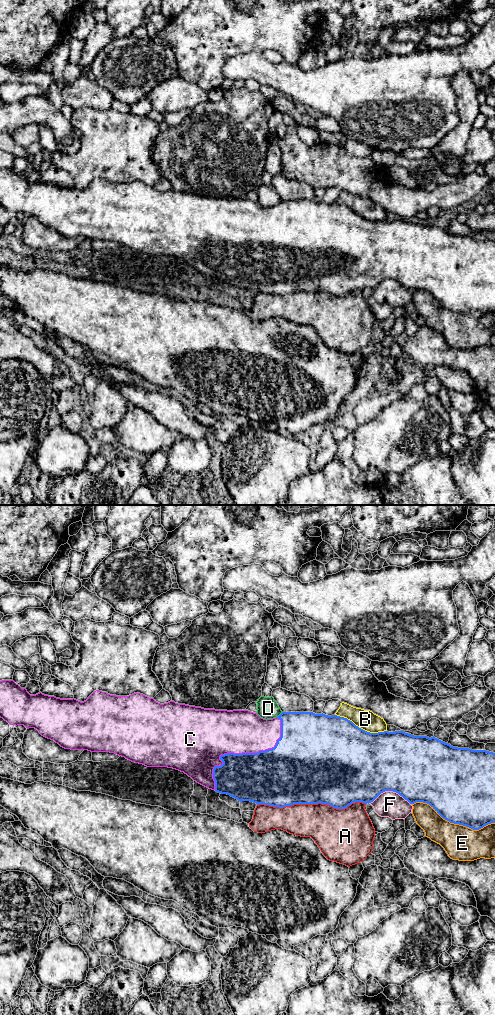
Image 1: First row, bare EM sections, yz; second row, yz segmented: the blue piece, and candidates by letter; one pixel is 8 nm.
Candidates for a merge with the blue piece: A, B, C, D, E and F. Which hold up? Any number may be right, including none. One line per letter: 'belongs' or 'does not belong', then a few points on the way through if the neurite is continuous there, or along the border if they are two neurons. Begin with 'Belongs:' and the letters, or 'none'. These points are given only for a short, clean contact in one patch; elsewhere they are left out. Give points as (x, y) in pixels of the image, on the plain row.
Belongs: C
A: does not belong
B: does not belong
C: belongs
D: does not belong
E: does not belong
F: does not belong

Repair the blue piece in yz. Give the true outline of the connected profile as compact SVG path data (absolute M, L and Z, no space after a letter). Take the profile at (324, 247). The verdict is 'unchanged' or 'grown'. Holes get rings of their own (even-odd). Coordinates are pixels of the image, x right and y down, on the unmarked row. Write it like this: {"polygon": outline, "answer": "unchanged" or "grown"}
{"polygon": "M13 168L0 169L0 205L10 213L24 213L27 217L35 216L39 221L54 228L61 235L71 238L88 238L91 240L110 240L126 247L143 252L147 255L168 255L184 260L197 271L215 278L221 282L227 282L238 289L250 289L253 291L283 296L294 292L327 292L336 297L345 297L355 290L371 291L381 281L393 279L402 284L410 292L423 290L429 292L443 307L450 311L463 313L473 318L479 318L484 314L495 311L495 241L486 238L472 238L469 236L453 235L434 224L414 224L403 219L370 221L347 206L337 203L328 204L313 200L282 200L273 207L263 207L257 201L248 198L215 198L201 195L178 192L174 189L160 192L140 181L129 184L110 183L99 178L94 179L86 189L76 187L60 187L54 184L44 183L41 180L30 183L26 176L21 176Z", "answer": "grown"}

